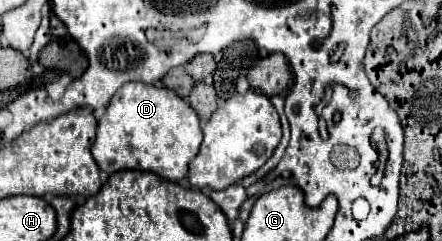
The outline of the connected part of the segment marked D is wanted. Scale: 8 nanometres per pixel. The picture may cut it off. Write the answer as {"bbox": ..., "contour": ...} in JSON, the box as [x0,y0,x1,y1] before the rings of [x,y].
{"bbox":[92,83,202,181],"contour":[[[126,83],[116,91],[106,113],[98,119],[92,155],[106,173],[120,169],[156,171],[168,181],[180,181],[188,175],[188,163],[198,153],[202,141],[200,119],[192,107],[174,91],[162,85]]]}

